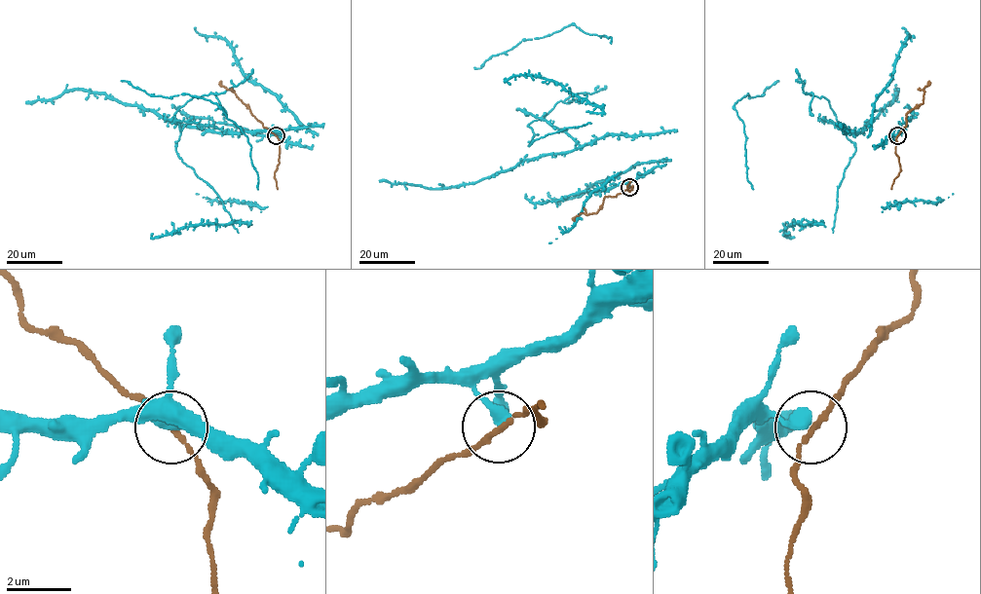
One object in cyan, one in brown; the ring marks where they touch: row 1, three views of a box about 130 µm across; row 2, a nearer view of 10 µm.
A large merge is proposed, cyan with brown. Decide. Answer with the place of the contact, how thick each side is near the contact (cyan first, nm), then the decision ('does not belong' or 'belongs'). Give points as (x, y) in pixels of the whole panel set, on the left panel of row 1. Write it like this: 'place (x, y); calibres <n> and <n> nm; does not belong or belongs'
place (276, 135); calibres 440 and 160 nm; belongs

